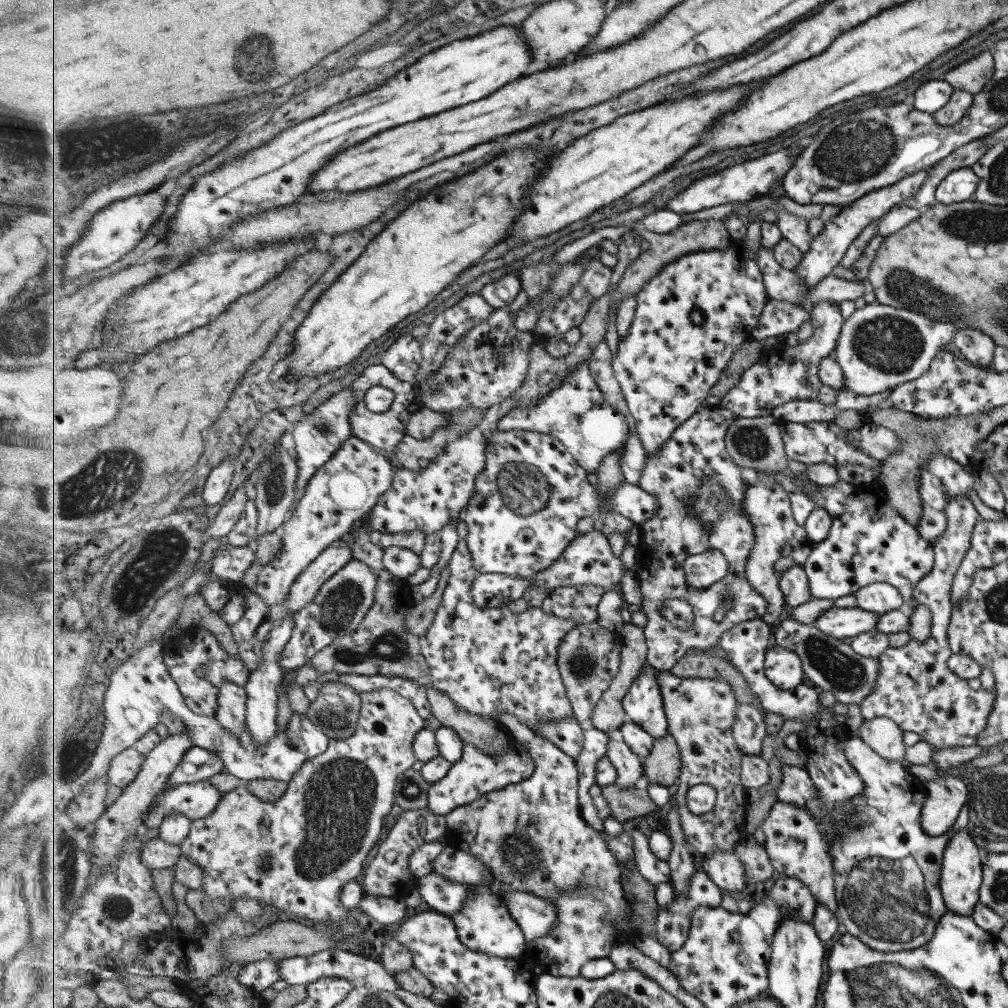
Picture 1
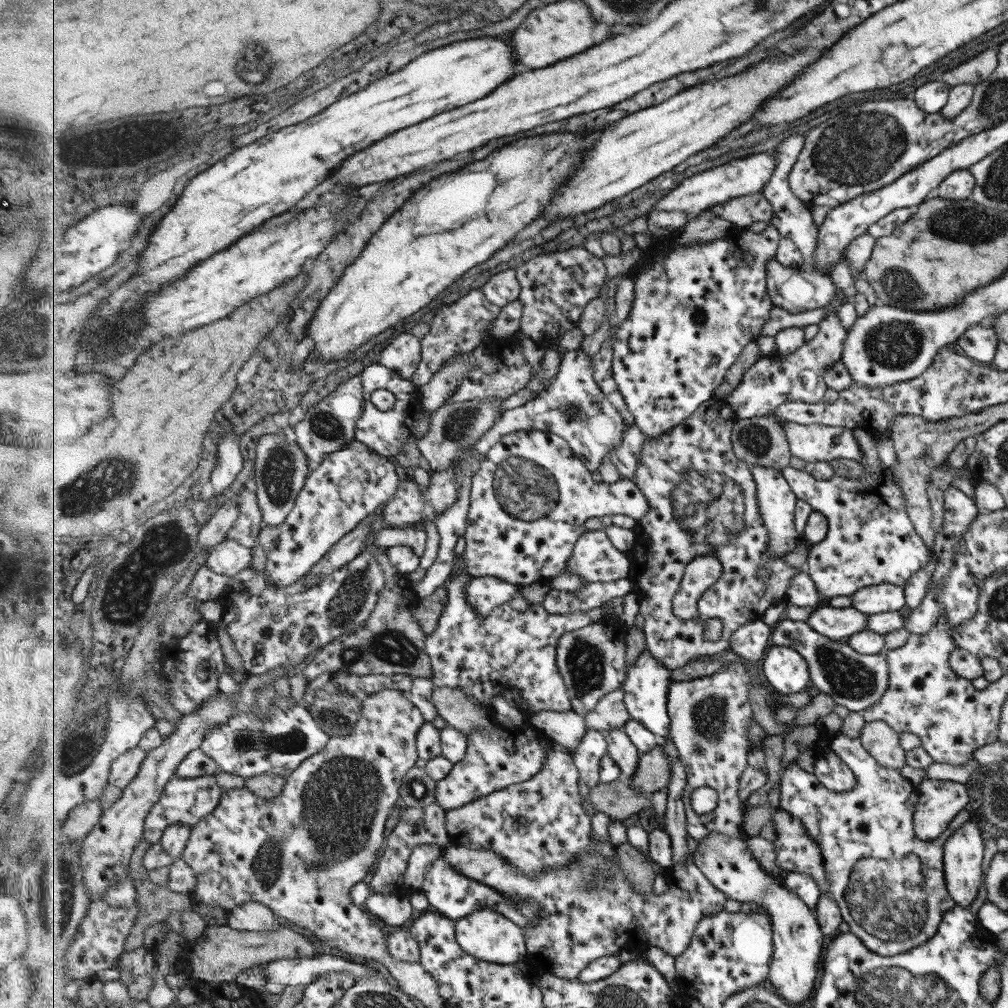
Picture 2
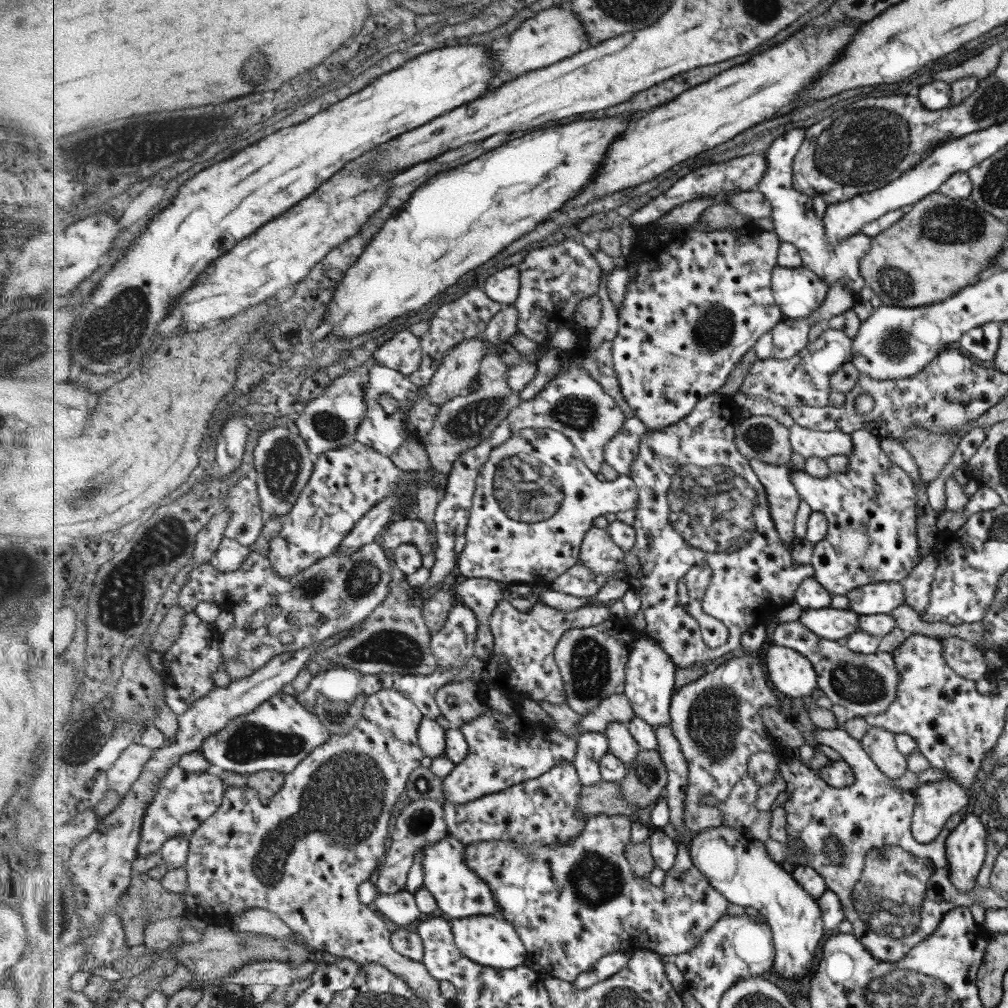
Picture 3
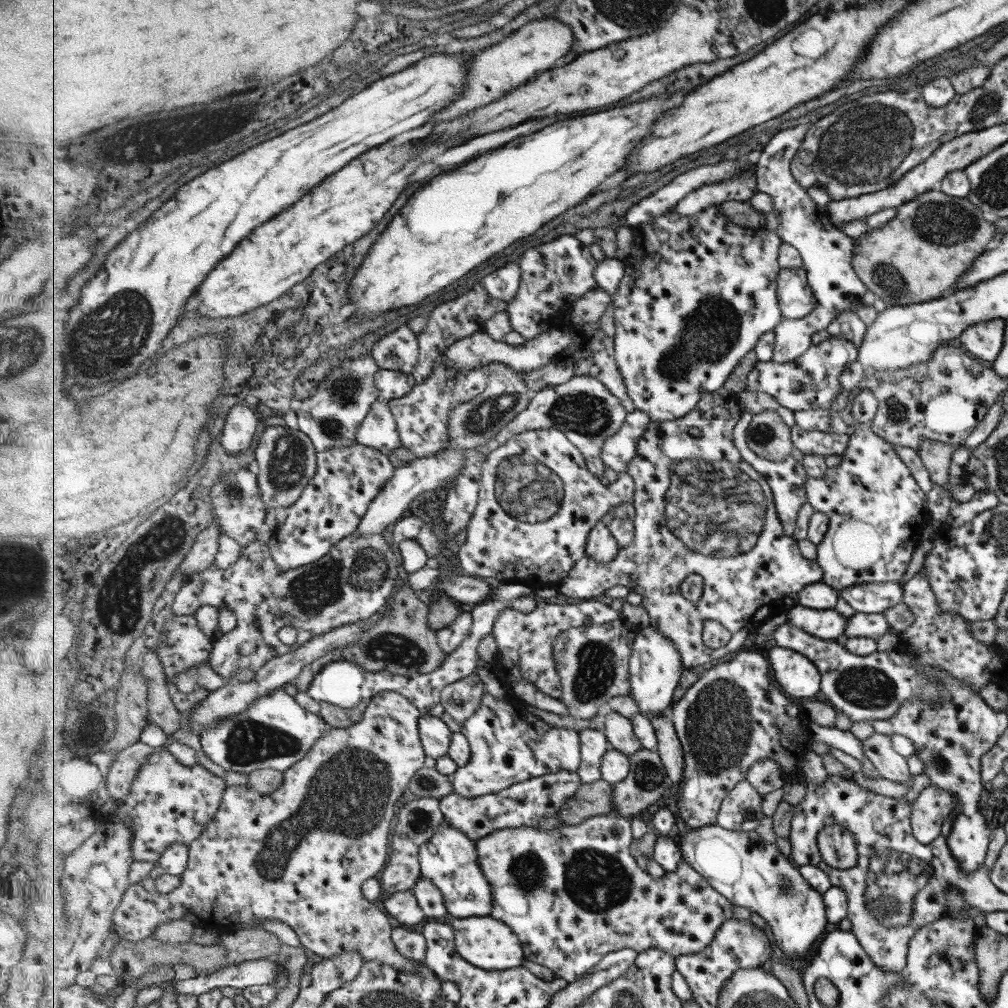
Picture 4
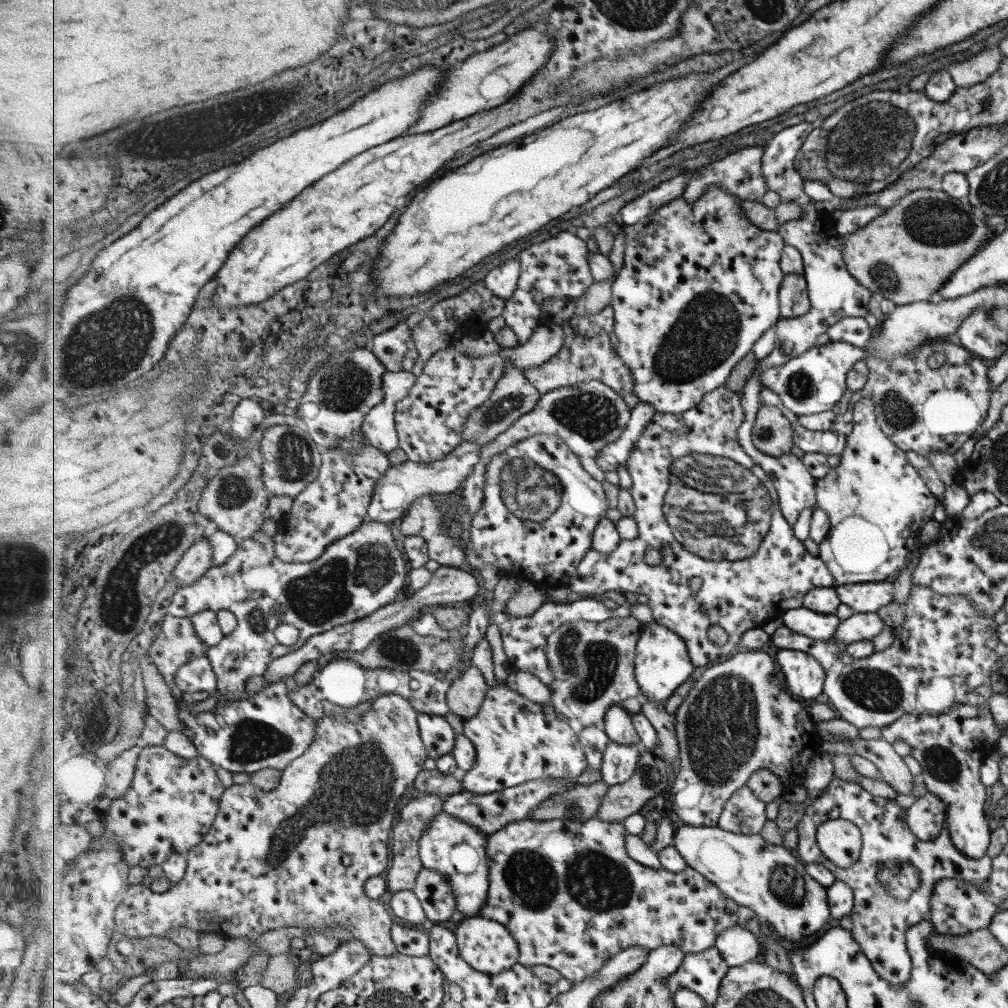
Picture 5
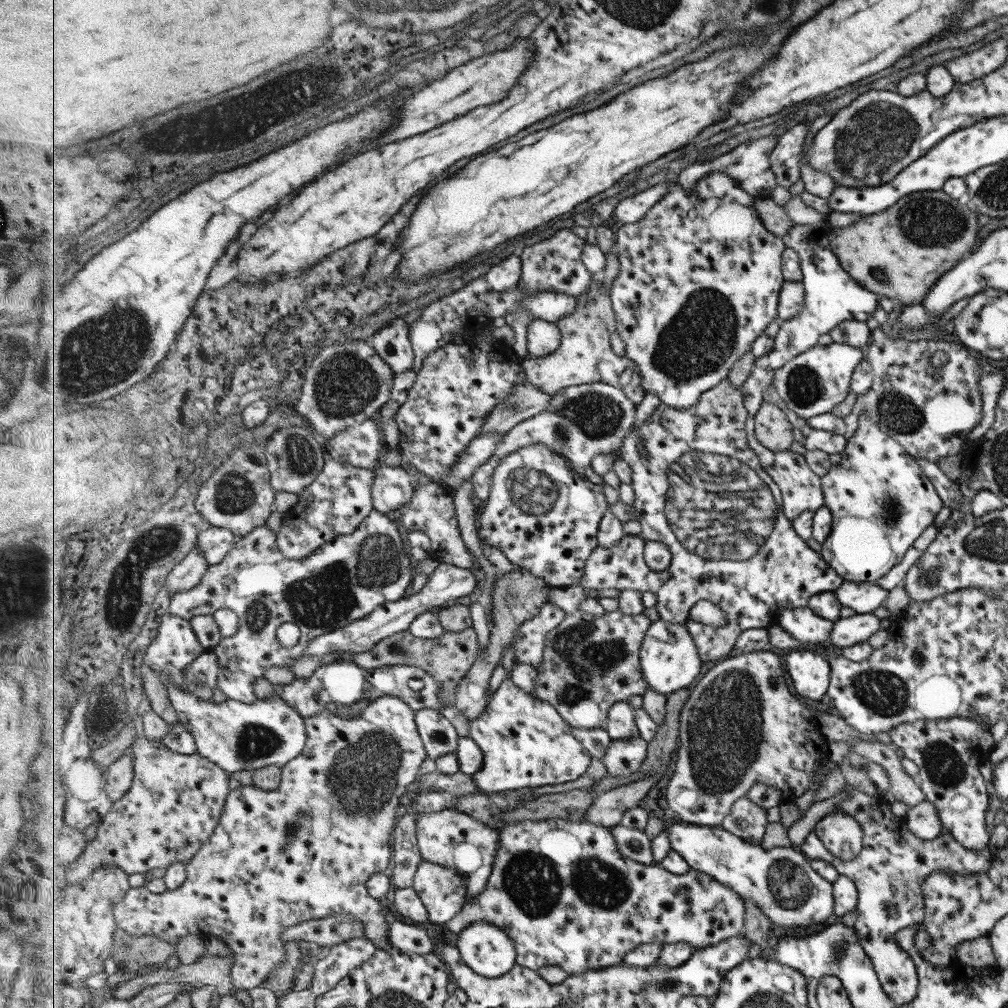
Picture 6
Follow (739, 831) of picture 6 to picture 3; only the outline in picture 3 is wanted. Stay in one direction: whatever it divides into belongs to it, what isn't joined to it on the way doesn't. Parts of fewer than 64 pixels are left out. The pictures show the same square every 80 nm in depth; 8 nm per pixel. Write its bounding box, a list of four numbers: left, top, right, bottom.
[718,775,761,830]

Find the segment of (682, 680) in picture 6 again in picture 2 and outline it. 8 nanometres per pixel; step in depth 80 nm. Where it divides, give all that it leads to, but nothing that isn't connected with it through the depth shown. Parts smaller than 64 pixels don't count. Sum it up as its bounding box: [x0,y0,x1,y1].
[624,644,673,739]

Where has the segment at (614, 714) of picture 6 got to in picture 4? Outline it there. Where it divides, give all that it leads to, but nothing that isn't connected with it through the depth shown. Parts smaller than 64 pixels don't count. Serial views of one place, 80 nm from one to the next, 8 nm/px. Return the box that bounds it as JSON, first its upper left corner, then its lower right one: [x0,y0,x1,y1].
[604,711,644,757]

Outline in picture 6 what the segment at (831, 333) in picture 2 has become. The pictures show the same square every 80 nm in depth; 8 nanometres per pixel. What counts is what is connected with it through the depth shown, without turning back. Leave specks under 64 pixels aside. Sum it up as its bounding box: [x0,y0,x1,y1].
[772,344,864,418]

